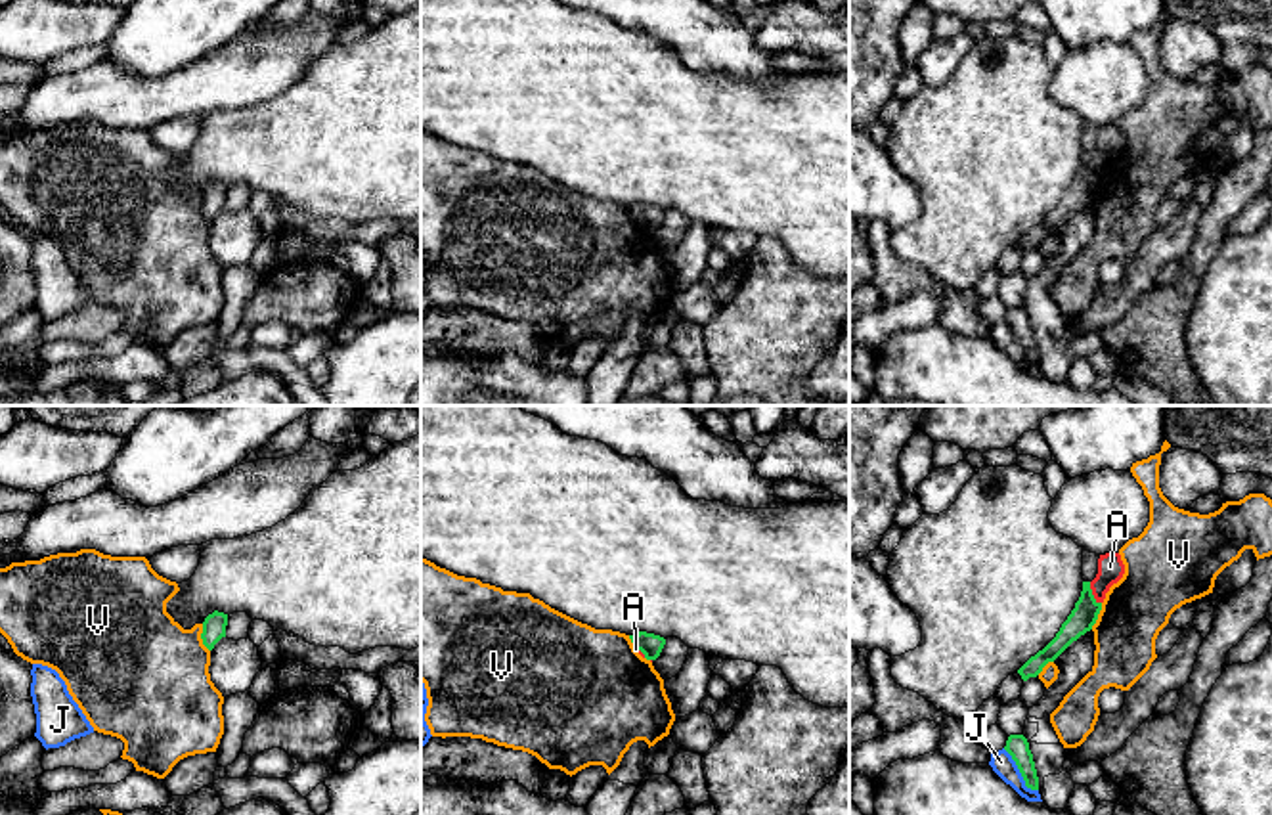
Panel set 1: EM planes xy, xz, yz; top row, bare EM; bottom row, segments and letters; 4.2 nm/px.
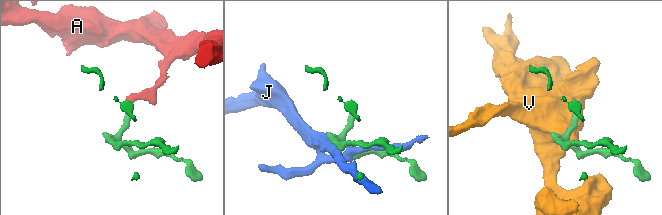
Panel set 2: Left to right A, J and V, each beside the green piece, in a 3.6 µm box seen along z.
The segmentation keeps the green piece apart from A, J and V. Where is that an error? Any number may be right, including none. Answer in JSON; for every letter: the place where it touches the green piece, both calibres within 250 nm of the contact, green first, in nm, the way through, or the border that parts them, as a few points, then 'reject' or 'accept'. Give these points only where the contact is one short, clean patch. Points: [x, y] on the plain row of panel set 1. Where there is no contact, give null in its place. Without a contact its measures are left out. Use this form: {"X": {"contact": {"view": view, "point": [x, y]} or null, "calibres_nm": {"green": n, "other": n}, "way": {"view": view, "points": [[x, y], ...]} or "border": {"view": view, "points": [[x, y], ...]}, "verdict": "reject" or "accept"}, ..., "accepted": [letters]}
{"A": {"contact": {"view": "yz", "point": [1091, 165]}, "calibres_nm": {"green": 110, "other": 110}, "way": {"view": "yz", "points": [[1083, 188], [1091, 165], [1110, 144], [1110, 138]]}, "verdict": "accept"}, "J": {"contact": {"view": "yz", "point": [1020, 343]}, "calibres_nm": {"green": 90, "other": 90}, "verdict": "reject"}, "V": {"contact": {"view": "xy", "point": [201, 209]}, "calibres_nm": {"green": 100, "other": 440}, "verdict": "reject"}, "accepted": ["A"]}

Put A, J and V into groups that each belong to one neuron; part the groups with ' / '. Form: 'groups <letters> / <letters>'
groups A / J / V

